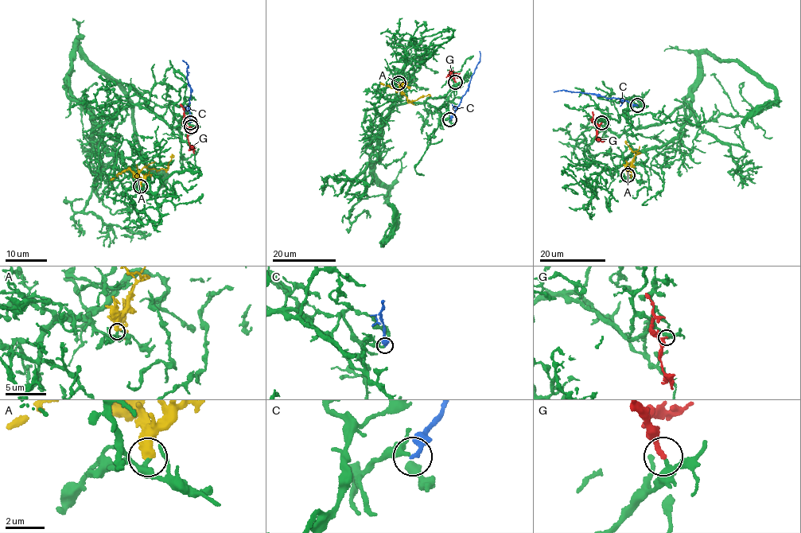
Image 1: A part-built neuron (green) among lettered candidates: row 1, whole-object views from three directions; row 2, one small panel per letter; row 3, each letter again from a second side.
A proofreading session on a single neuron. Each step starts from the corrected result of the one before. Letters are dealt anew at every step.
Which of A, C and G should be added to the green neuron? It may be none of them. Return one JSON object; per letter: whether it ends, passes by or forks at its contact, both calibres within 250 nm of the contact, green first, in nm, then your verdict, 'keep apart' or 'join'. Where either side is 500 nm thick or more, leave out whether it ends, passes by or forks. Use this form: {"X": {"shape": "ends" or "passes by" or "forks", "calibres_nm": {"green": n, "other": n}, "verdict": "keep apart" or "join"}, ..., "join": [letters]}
{"A": {"calibres_nm": {"green": 240, "other": 500}, "verdict": "keep apart"}, "C": {"shape": "ends", "calibres_nm": {"green": 200, "other": 260}, "verdict": "keep apart"}, "G": {"shape": "ends", "calibres_nm": {"green": 260, "other": 240}, "verdict": "join"}, "join": ["G"]}

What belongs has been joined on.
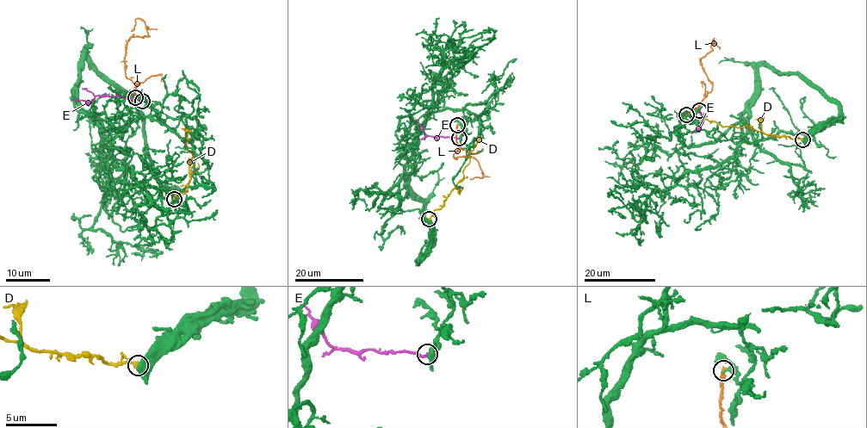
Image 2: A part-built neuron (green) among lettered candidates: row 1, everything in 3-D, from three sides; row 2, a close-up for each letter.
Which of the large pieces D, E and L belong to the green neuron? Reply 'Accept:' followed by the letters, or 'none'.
Accept: none

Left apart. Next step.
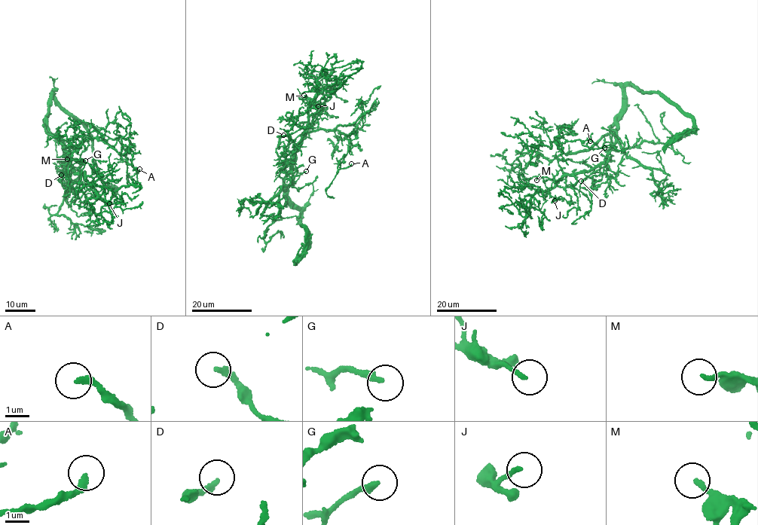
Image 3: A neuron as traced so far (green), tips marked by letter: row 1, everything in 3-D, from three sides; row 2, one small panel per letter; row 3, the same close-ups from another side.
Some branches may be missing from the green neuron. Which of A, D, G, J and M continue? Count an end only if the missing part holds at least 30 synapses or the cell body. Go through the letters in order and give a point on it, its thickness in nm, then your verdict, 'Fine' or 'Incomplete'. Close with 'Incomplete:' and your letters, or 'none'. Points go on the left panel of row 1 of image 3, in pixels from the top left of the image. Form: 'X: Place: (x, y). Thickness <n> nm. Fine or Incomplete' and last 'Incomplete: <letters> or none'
A: Place: (139, 169). Thickness 240 nm. Fine
D: Place: (61, 175). Thickness 200 nm. Fine
G: Place: (85, 160). Thickness 260 nm. Incomplete
J: Place: (109, 203). Thickness 160 nm. Fine
M: Place: (67, 159). Thickness 190 nm. Fine
Incomplete: G

